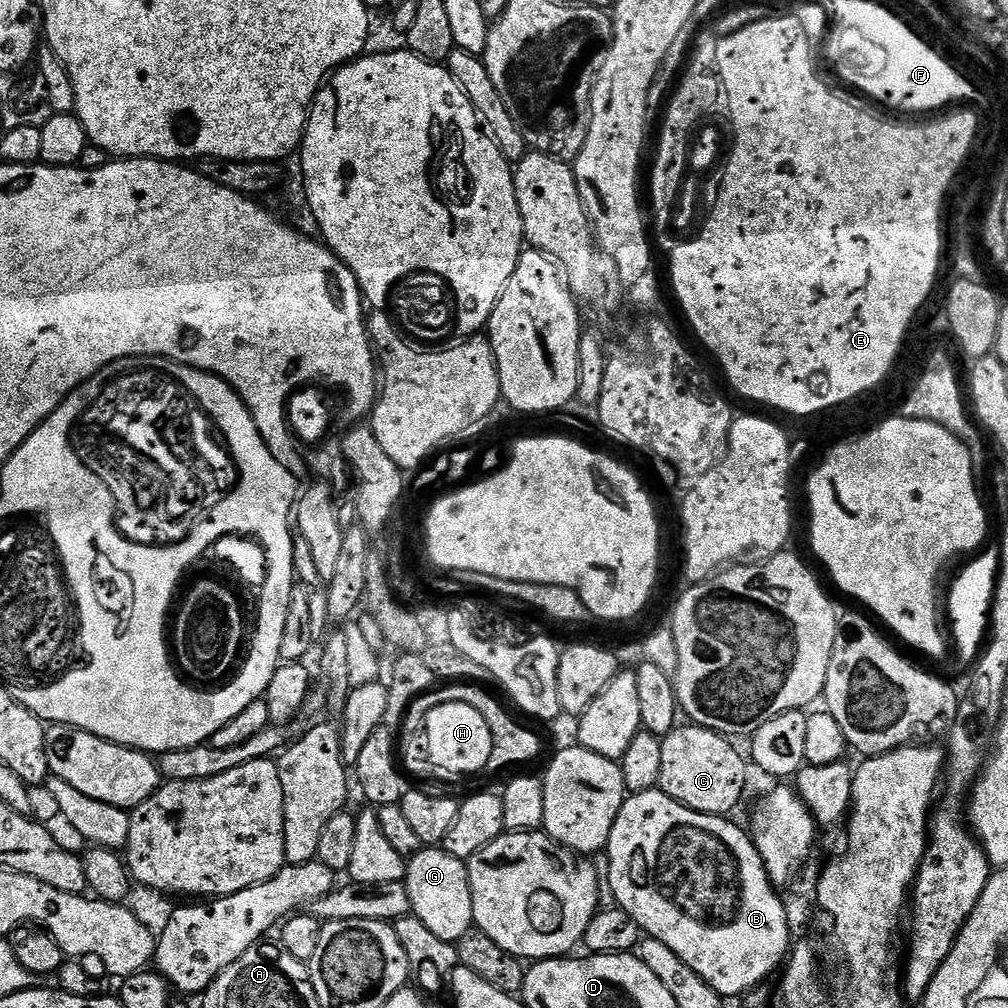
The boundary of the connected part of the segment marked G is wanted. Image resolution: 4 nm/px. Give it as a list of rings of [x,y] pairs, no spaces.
[[[425,846],[418,855],[407,861],[408,874],[402,883],[408,887],[410,894],[411,915],[416,916],[438,938],[461,940],[473,931],[474,906],[470,894],[470,878],[467,863],[454,858],[440,846]]]

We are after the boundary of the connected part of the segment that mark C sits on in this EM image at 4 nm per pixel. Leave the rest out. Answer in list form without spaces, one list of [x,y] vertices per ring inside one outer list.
[[[677,726],[672,729],[669,736],[662,739],[662,778],[658,785],[659,791],[664,792],[674,802],[684,804],[690,810],[701,812],[707,816],[727,817],[740,804],[744,796],[744,787],[748,784],[748,768],[750,764],[747,759],[740,757],[740,752],[735,748],[729,737],[721,736],[720,733],[701,728],[699,726]]]

